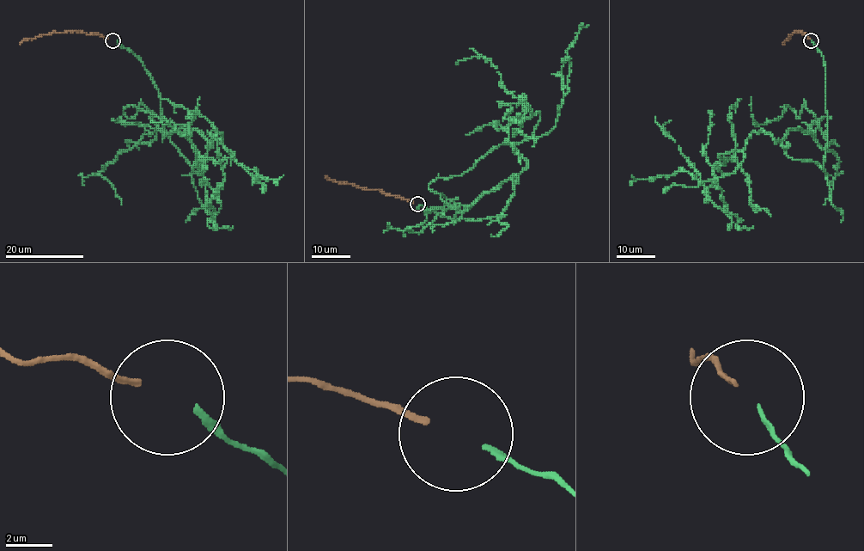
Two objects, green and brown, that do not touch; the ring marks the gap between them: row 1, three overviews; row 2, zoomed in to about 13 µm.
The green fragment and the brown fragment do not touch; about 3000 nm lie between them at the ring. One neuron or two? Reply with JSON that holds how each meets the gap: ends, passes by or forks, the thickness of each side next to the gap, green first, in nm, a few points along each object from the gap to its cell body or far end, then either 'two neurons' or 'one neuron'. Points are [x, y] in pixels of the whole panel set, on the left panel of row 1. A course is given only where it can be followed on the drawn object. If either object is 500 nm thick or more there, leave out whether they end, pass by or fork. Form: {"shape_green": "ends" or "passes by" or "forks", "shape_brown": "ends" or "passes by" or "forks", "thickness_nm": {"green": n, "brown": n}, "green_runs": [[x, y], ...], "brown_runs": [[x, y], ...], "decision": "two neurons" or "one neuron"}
{"shape_green": "ends", "shape_brown": "ends", "thickness_nm": {"green": 240, "brown": 240}, "green_runs": [[117, 40], [190, 164], [222, 135], [208, 132], [234, 153], [224, 181], [215, 192], [190, 140], [151, 121]], "brown_runs": [[108, 38], [73, 31], [52, 32], [25, 39], [19, 44]], "decision": "one neuron"}

